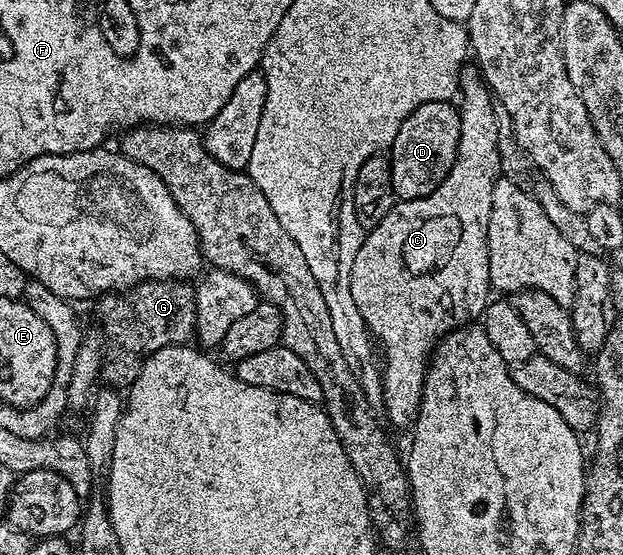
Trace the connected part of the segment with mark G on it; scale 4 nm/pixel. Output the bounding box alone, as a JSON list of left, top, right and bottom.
[102,279,198,387]

